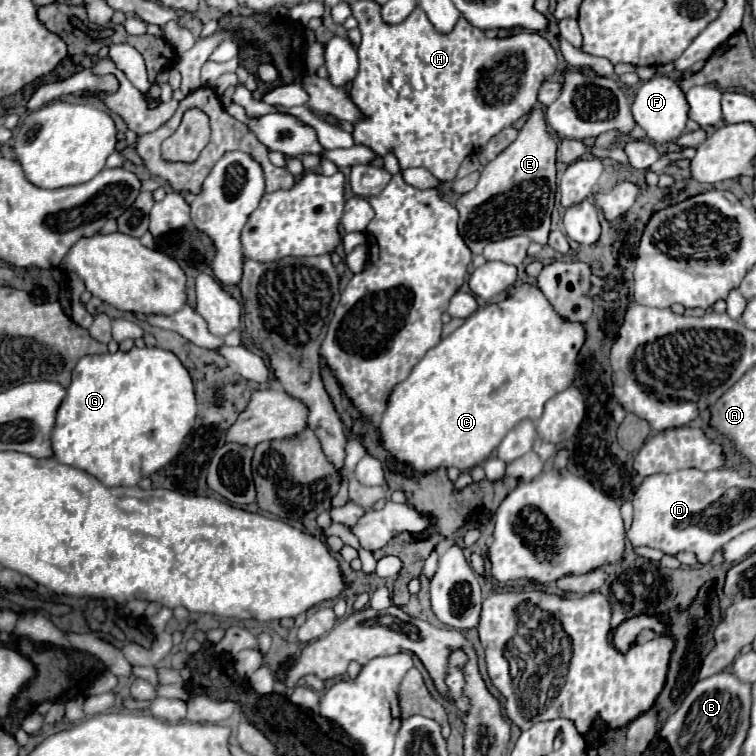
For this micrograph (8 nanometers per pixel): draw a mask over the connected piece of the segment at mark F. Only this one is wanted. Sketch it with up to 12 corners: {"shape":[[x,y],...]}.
{"shape":[[654,76],[636,90],[632,116],[654,144],[684,134],[680,84]]}

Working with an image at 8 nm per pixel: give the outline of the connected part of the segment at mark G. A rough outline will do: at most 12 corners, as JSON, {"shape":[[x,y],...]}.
{"shape":[[168,350],[84,356],[54,458],[106,486],[164,468],[196,418]]}

